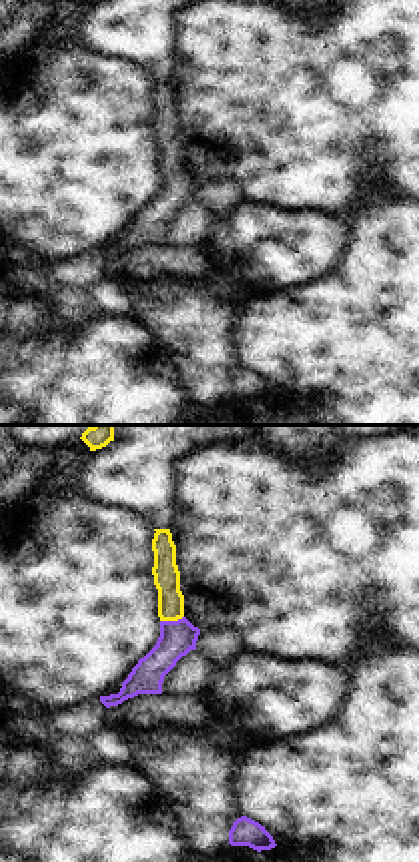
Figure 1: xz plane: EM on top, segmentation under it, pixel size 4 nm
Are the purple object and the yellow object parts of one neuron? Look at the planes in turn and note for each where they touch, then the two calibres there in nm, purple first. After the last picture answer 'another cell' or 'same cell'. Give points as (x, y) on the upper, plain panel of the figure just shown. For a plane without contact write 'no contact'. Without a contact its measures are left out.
meets purple at (171, 173); 140 nm thick on the purple side, 110 nm on the other

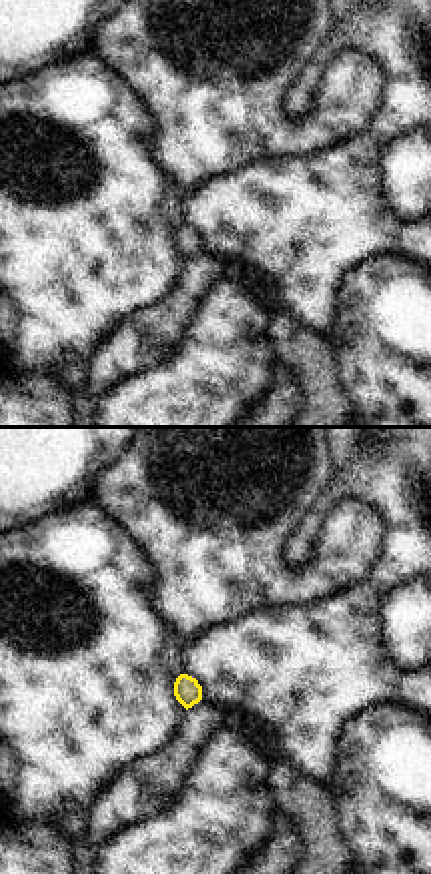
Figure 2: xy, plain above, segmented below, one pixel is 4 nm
no contact

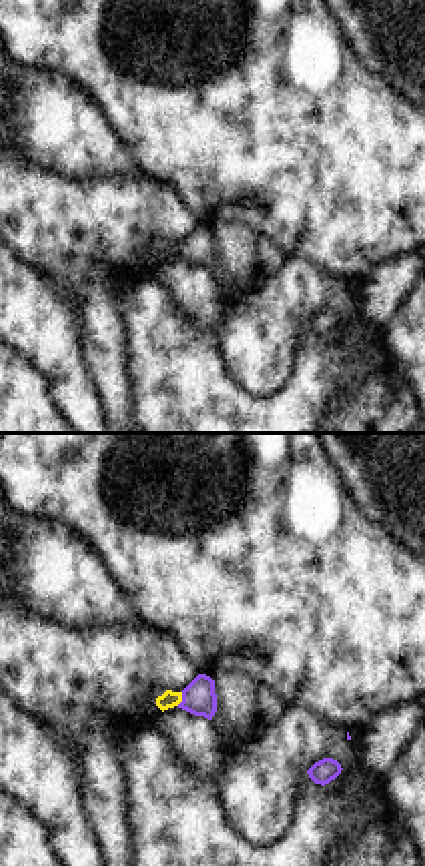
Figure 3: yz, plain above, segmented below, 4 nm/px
meets purple at (183, 249); 140 nm thick on the purple side, 70 nm on the other

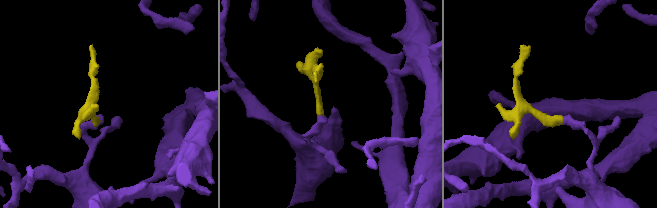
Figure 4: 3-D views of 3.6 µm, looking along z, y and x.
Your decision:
same cell

